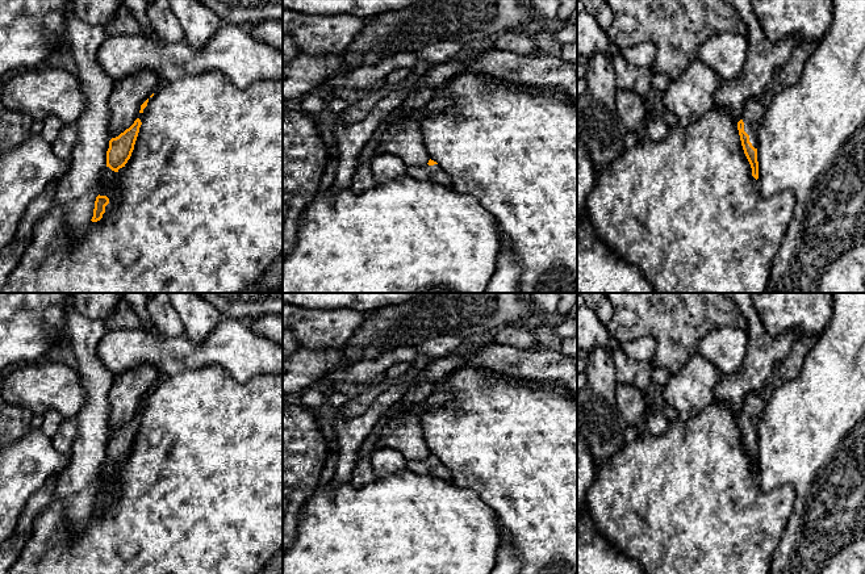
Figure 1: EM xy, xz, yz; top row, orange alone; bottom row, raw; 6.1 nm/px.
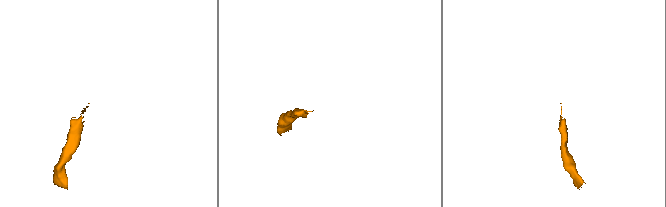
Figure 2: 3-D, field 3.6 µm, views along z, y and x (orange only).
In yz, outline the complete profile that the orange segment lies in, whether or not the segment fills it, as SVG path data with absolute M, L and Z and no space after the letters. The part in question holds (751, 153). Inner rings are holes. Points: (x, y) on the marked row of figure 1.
M755 97L745 102L741 120L737 122L737 130L744 154L751 164L752 176L759 179L757 144L759 130L768 99Z

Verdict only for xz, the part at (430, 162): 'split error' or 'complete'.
split error

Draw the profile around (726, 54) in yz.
M723 33L714 35L698 51L698 59L714 71L722 81L736 77L748 56L745 35Z

